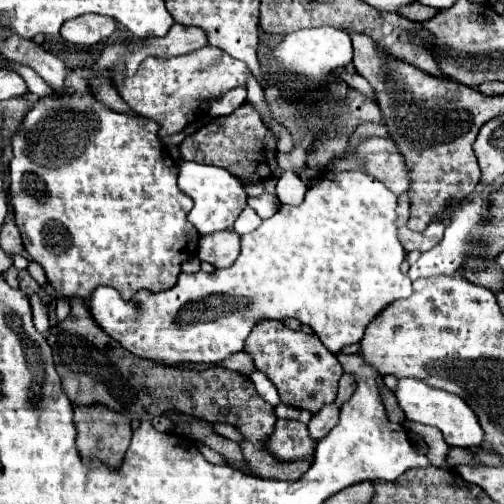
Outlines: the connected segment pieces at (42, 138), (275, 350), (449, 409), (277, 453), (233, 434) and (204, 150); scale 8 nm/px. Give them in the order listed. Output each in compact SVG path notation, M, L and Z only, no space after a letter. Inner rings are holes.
M70 70L68 72L68 84L72 84L72 88L76 88L76 92L72 96L40 98L38 104L34 104L34 108L28 112L20 134L12 140L12 154L14 156L12 156L10 166L8 166L8 180L10 180L8 190L10 190L12 210L14 210L14 216L16 216L16 226L22 232L24 248L26 248L30 260L38 262L44 268L48 284L54 288L56 296L62 296L62 298L78 296L82 300L90 300L92 292L98 286L116 288L124 300L130 300L134 296L134 292L140 290L140 288L148 288L148 290L154 290L154 292L170 288L176 282L176 276L180 274L180 264L184 260L196 256L200 234L186 220L186 214L192 208L192 198L184 196L178 190L178 184L176 184L178 166L176 166L170 152L162 146L162 142L158 138L158 124L148 120L148 118L142 118L142 116L136 116L136 118L134 116L124 116L124 114L118 114L118 112L112 112L112 110L104 108L88 92L88 84L84 84L84 76L80 76L80 72Z
M270 320L256 324L250 332L244 352L254 358L254 366L262 370L278 388L280 400L288 406L304 408L316 414L324 404L334 402L338 380L344 374L336 354L328 352L324 344L314 334L304 334L302 330L290 330L282 322Z
M400 378L398 386L396 386L396 400L398 400L398 404L404 410L408 420L440 428L442 434L444 434L444 440L450 446L468 446L471 443L473 444L473 441L483 440L484 431L478 424L476 414L456 394L450 394L446 390L440 390L440 388L434 388L434 386L426 384L420 378Z
M276 420L264 448L268 448L274 458L292 462L312 458L316 442L310 438L306 424L298 420Z
M214 424L214 430L220 436L226 436L226 438L230 438L234 442L242 442L242 432L236 426L232 426L232 424Z
M246 102L228 116L220 116L198 128L194 134L186 136L180 144L180 154L184 160L214 164L230 170L242 182L256 182L278 176L276 172L276 136L264 126L258 112Z

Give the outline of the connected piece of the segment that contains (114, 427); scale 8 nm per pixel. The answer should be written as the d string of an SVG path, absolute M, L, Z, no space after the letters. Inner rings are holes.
M92 404L92 406L74 406L74 424L78 430L76 446L84 458L100 458L108 462L108 466L118 466L120 460L126 454L126 448L130 446L132 438L132 424L126 414L120 414L116 410L110 410L104 404Z

